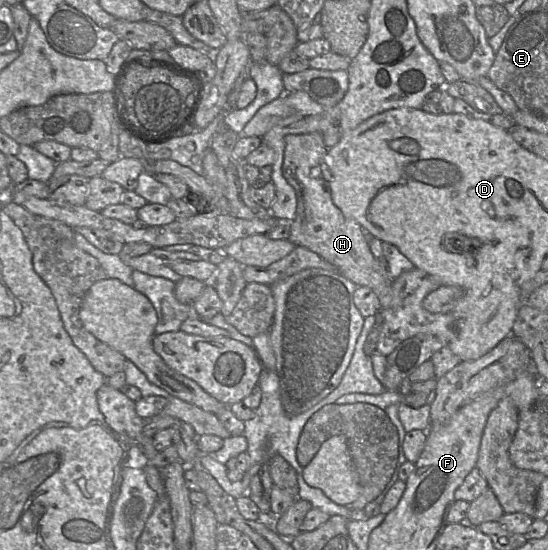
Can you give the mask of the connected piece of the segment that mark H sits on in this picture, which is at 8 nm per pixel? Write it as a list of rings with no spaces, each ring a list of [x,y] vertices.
[[[319,132],[290,134],[285,137],[282,174],[297,196],[296,216],[290,222],[288,240],[295,246],[303,246],[317,253],[357,287],[369,287],[377,295],[381,310],[375,315],[376,323],[368,334],[363,349],[365,354],[371,357],[376,352],[381,331],[381,311],[389,306],[392,299],[393,280],[387,267],[373,256],[366,233],[359,223],[345,217],[333,203],[329,185],[321,169],[327,151],[323,136]]]

